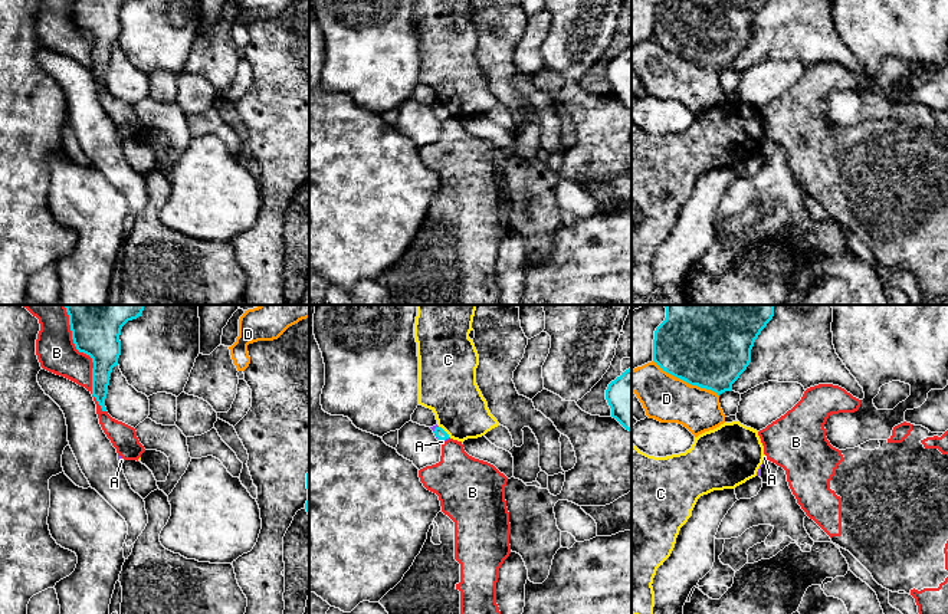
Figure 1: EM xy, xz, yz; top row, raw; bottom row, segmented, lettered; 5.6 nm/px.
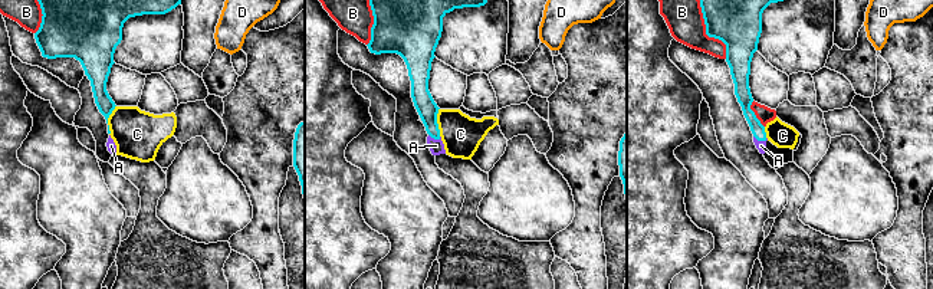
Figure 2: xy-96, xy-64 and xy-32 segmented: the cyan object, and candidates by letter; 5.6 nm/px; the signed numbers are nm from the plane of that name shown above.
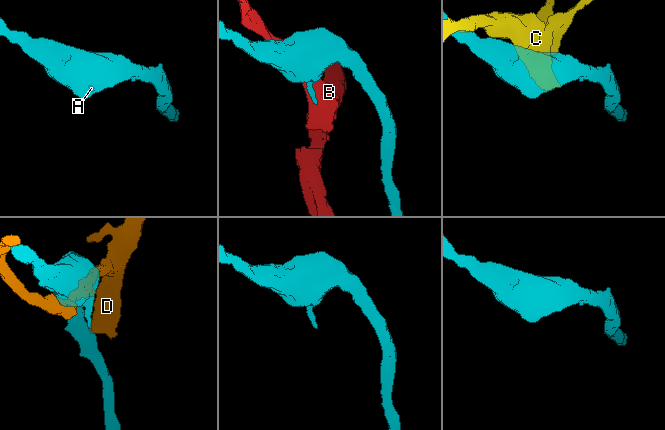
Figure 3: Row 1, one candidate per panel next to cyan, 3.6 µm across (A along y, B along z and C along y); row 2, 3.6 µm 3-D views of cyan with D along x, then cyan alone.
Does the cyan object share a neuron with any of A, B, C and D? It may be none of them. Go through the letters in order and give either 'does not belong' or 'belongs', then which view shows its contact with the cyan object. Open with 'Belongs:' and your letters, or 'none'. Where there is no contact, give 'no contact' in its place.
Belongs: A
A: belongs; meets cyan in xz
B: does not belong; meets cyan in xy
C: does not belong; meets cyan in xz
D: does not belong; meets cyan in yz

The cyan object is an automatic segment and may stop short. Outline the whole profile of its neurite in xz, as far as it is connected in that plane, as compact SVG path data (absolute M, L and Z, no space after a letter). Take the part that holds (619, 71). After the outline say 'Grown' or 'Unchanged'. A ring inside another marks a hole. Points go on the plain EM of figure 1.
M632 46L609 62L606 78L611 86L611 95L632 109Z. Unchanged

